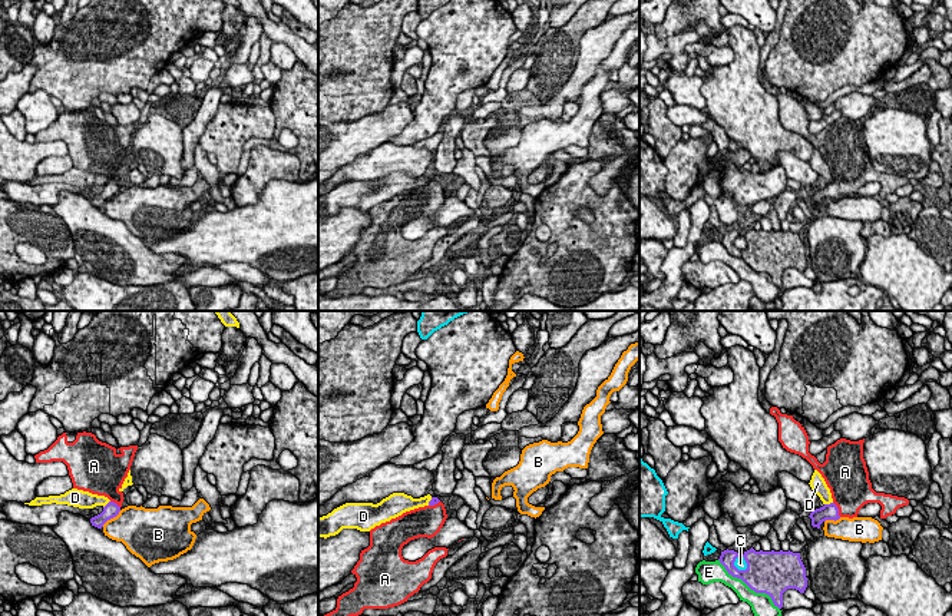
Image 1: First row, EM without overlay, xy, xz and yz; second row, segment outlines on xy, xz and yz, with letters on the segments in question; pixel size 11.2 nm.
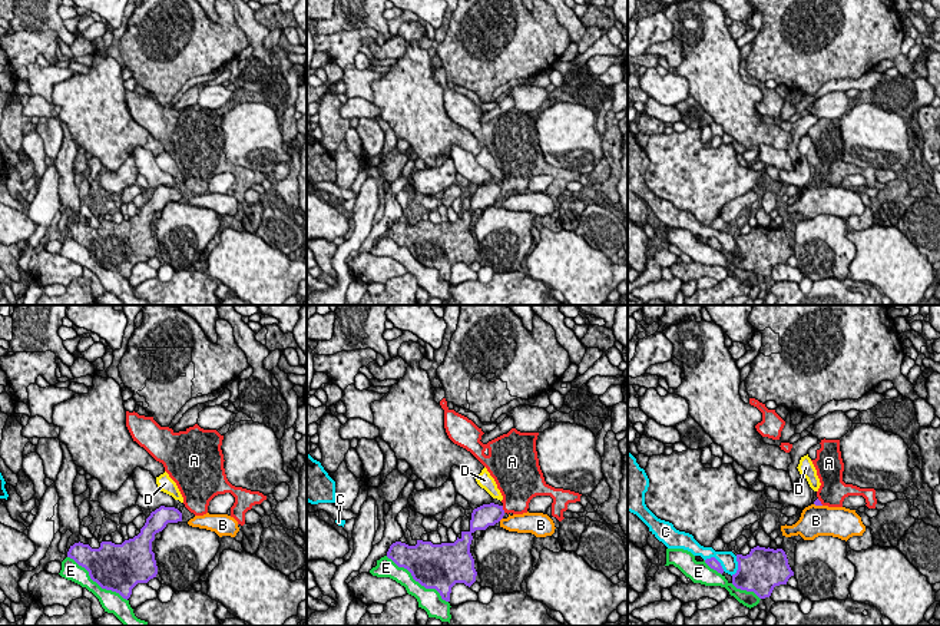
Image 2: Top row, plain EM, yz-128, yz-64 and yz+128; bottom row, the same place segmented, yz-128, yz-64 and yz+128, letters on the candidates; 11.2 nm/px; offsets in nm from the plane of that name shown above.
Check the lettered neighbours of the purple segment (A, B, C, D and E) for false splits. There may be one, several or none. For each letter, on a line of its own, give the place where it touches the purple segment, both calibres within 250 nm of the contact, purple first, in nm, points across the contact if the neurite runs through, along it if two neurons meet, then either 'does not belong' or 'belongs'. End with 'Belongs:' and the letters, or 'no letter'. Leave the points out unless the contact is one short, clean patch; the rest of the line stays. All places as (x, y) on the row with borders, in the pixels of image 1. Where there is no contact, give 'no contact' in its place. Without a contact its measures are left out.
A: meets purple in yz at (838, 509); 190 nm thick on the purple side, 440 nm on the other; runs through yz (829, 512), (838, 509), (850, 492); belongs
B: meets purple in xy at (111, 517); 170 nm thick on the purple side, 400 nm on the other; border along xy (121, 510), (102, 526); does not belong
C: meets purple in yz at (746, 562); 440 nm thick on the purple side, 130 nm on the other; does not belong
D: meets purple in yz at (827, 504); 190 nm thick on the purple side, 170 nm on the other; border along yz (832, 502), (825, 504); does not belong
E: meets purple in yz at (749, 586); 460 nm thick on the purple side, 240 nm on the other; does not belong
Belongs: A

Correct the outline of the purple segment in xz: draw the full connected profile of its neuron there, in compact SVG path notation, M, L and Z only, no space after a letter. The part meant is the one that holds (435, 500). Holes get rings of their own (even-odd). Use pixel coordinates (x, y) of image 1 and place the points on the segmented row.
M432 497L427 506L403 513L370 530L370 546L360 553L360 560L351 570L357 577L354 587L337 599L337 607L324 616L358 616L364 609L389 609L399 606L432 579L436 563L447 556L446 547L434 547L416 562L404 560L401 549L410 540L434 537L447 519L444 504Z

